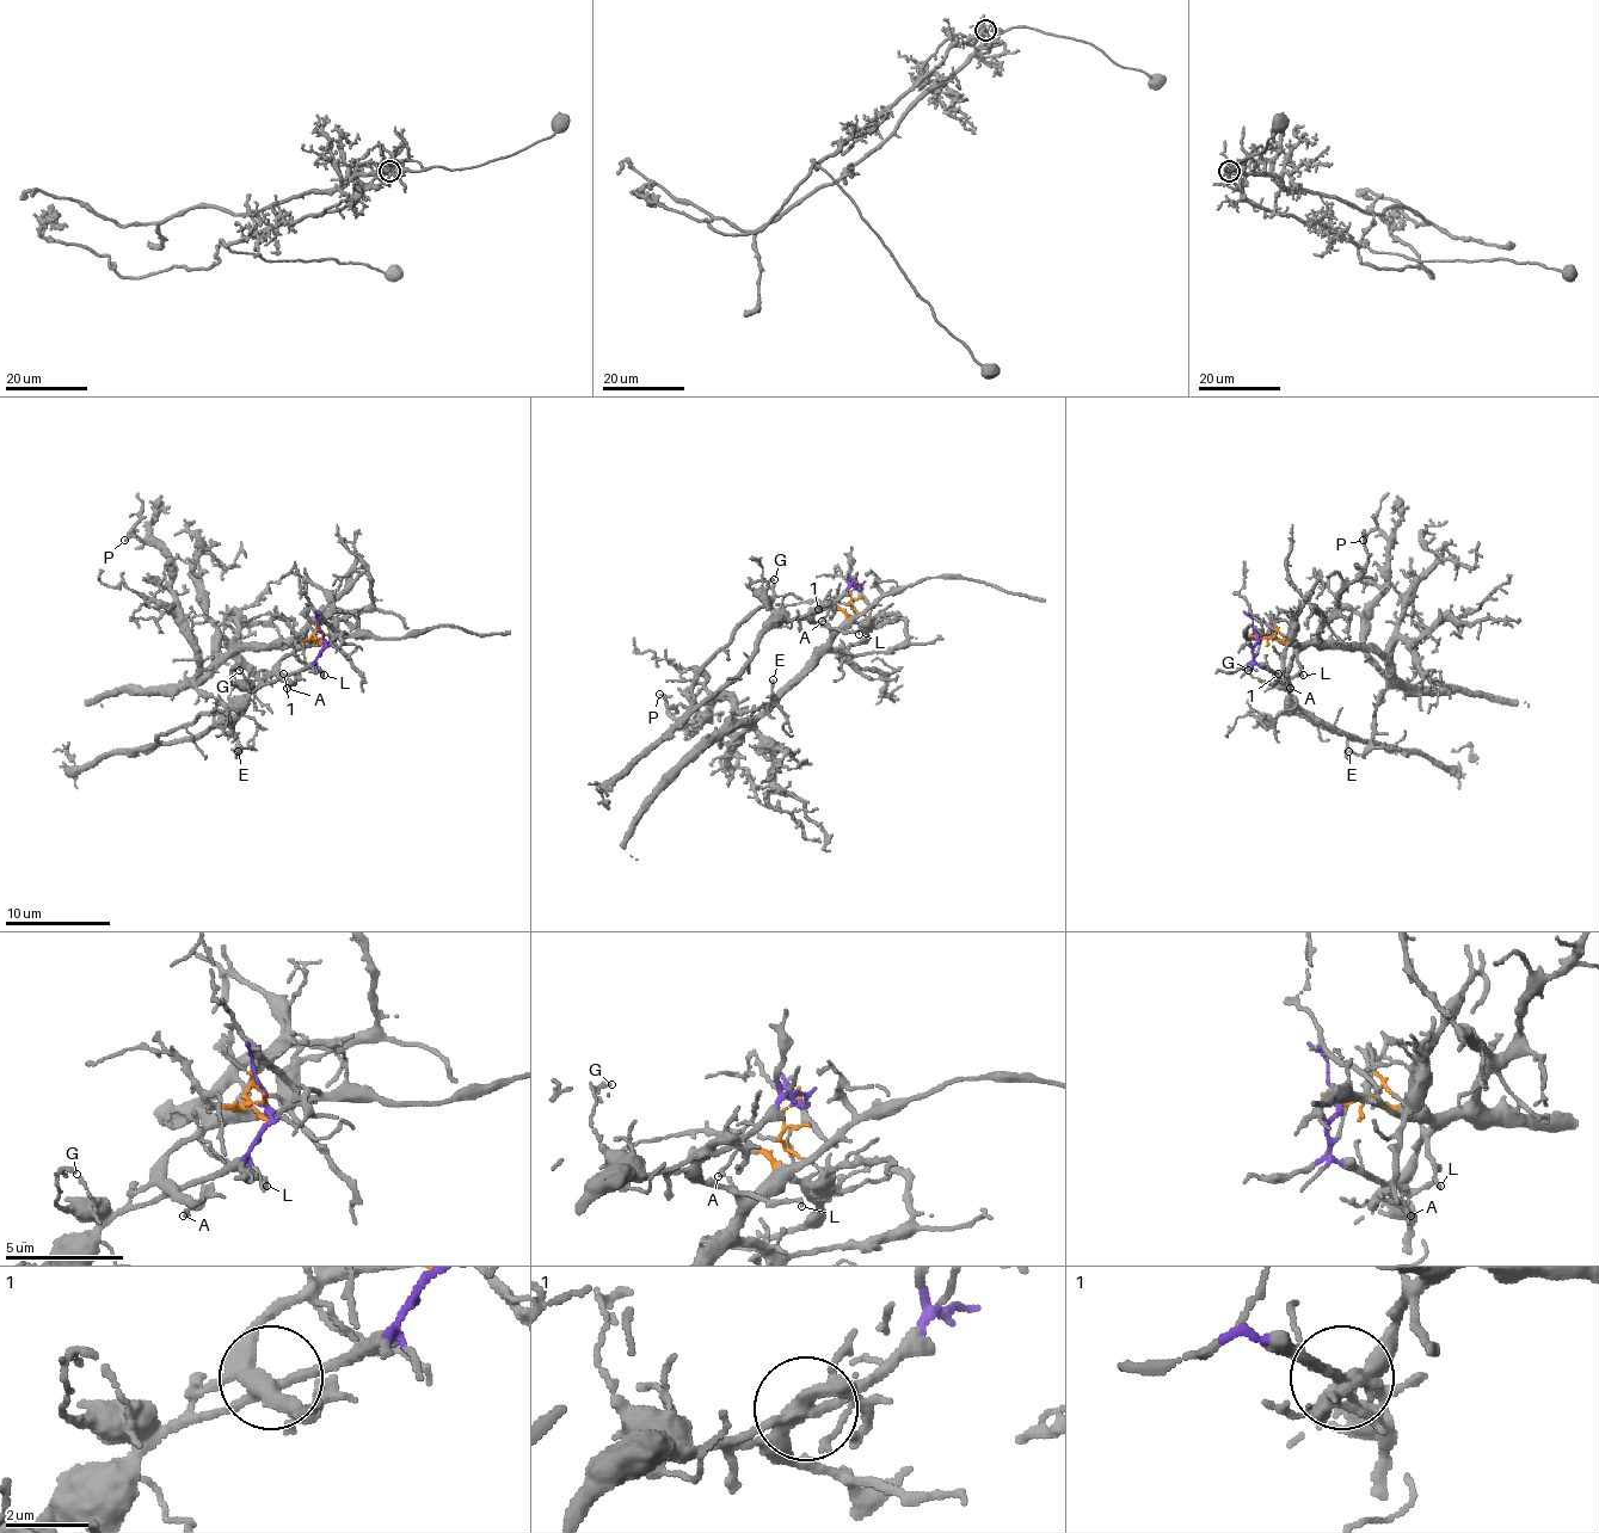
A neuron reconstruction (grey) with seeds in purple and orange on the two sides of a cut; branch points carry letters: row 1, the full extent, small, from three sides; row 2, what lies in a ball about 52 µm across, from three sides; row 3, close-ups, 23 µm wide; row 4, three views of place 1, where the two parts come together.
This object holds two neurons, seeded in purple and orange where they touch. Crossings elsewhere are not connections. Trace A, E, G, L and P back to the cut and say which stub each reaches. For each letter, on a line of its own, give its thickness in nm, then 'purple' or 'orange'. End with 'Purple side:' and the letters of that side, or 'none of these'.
A: 120 nm thick; orange
E: 130 nm thick; orange
G: 200 nm thick; purple
L: 130 nm thick; orange
P: 260 nm thick; orange
Purple side: G

